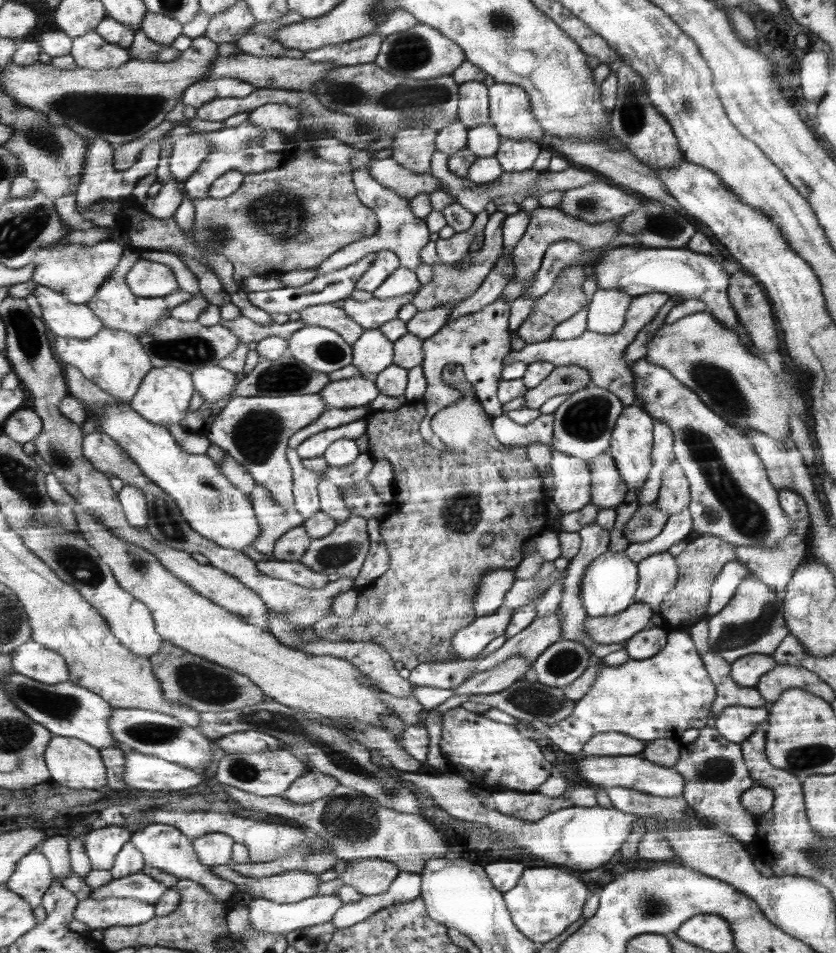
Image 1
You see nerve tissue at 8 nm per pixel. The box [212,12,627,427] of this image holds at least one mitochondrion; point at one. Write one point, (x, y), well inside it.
(426, 98)

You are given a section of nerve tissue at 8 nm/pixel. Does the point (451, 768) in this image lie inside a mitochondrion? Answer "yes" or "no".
no

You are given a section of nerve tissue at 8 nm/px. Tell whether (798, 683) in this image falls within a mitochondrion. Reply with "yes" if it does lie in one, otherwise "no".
no

